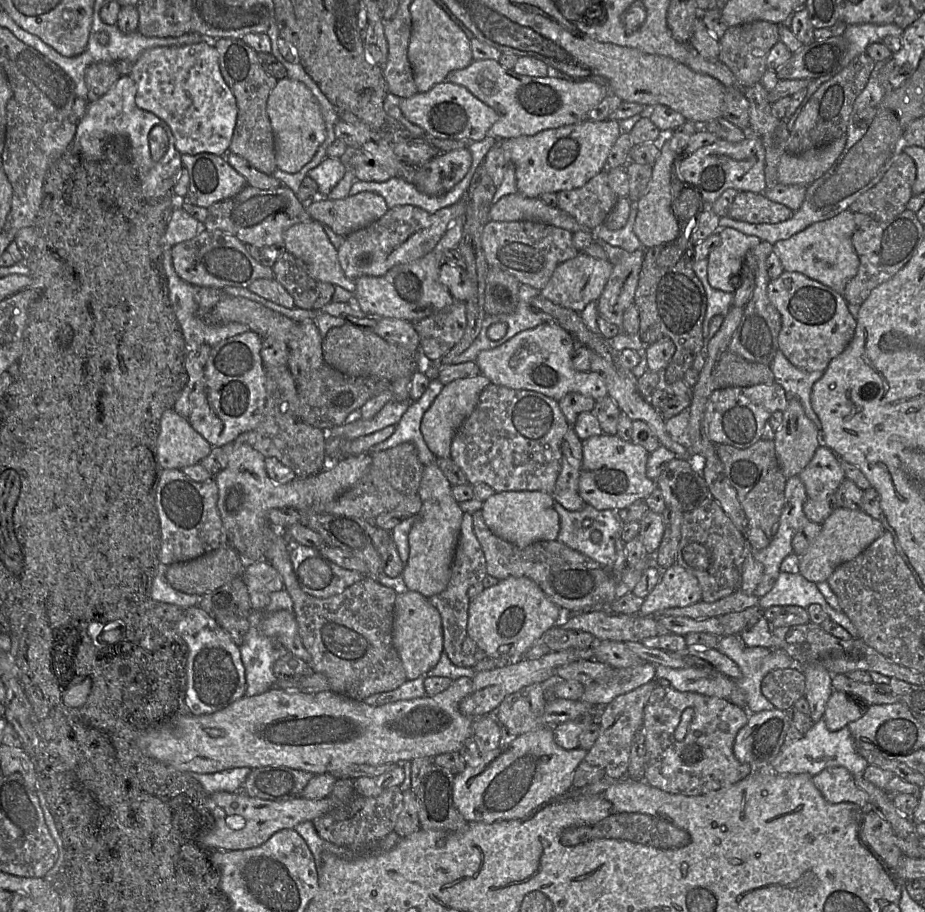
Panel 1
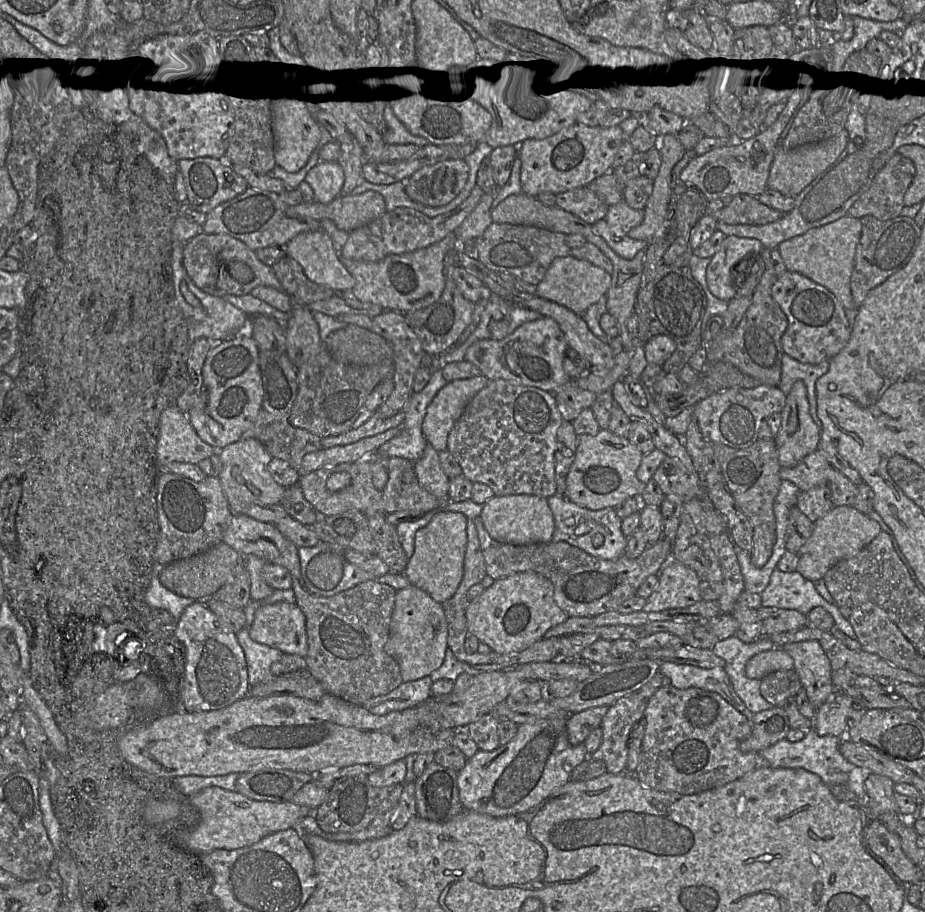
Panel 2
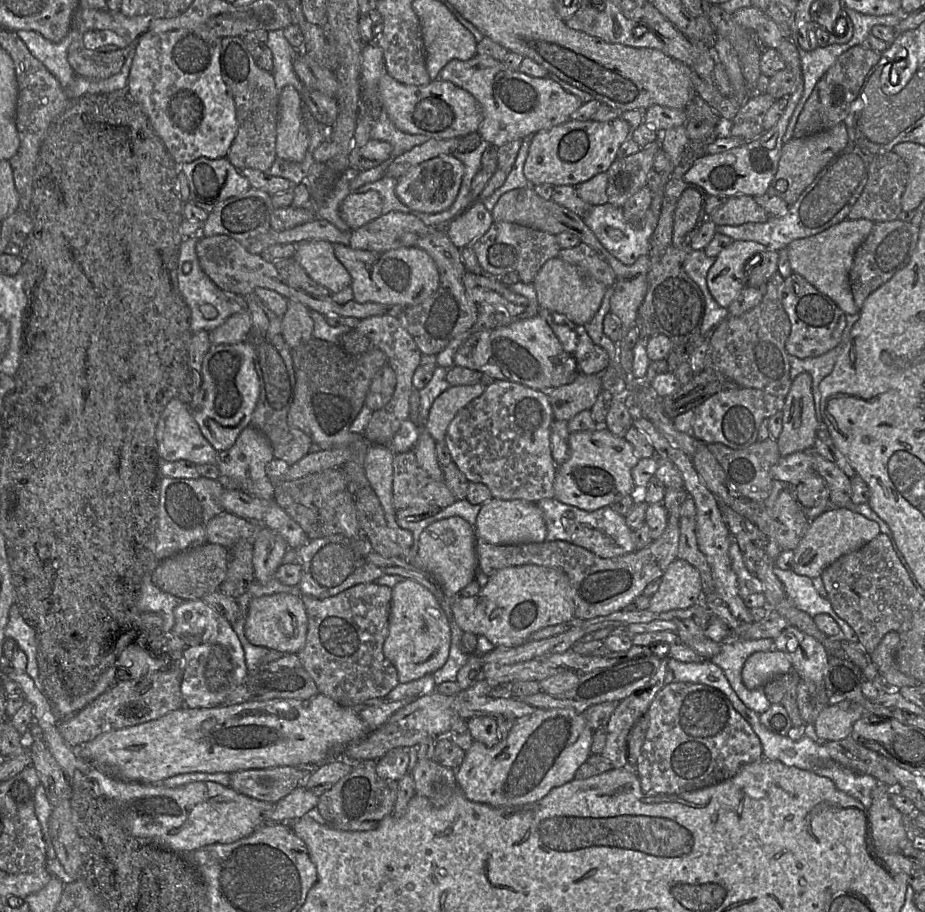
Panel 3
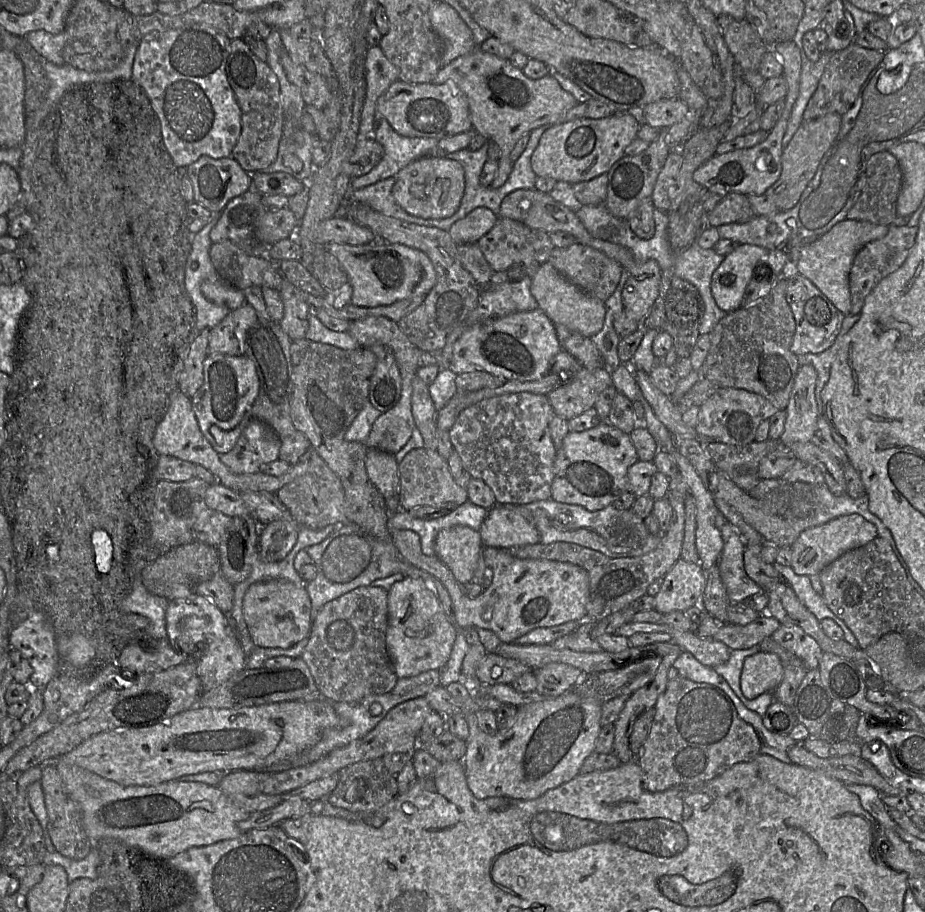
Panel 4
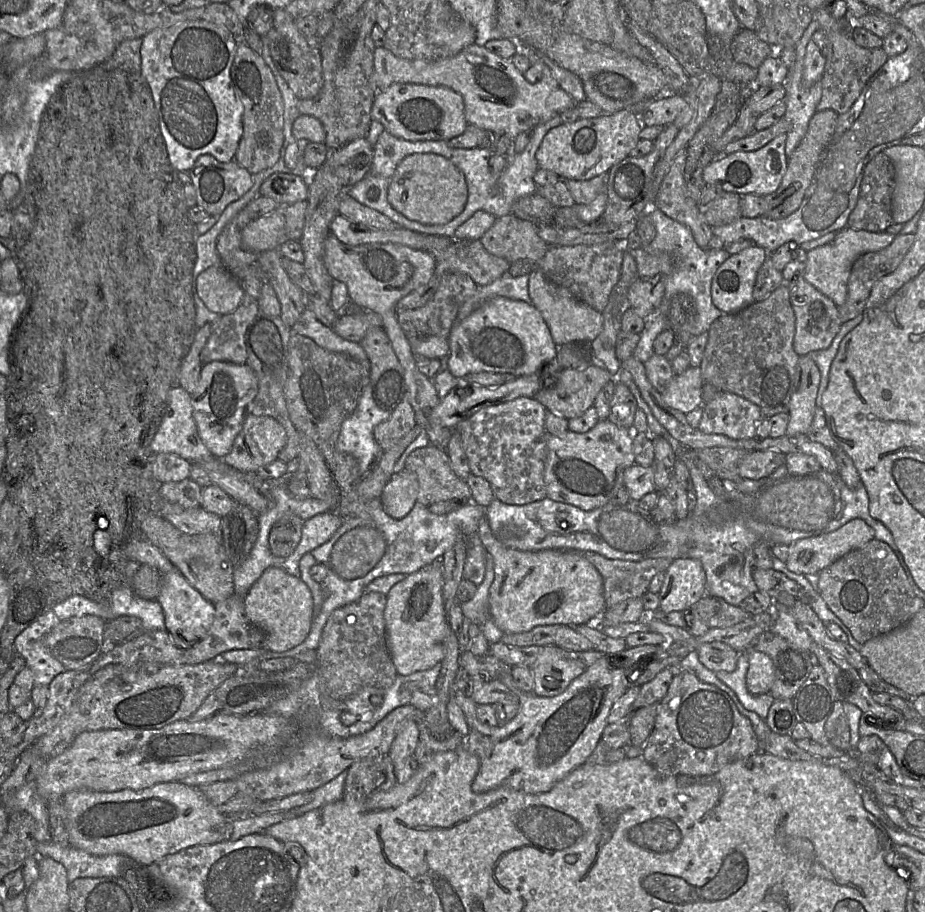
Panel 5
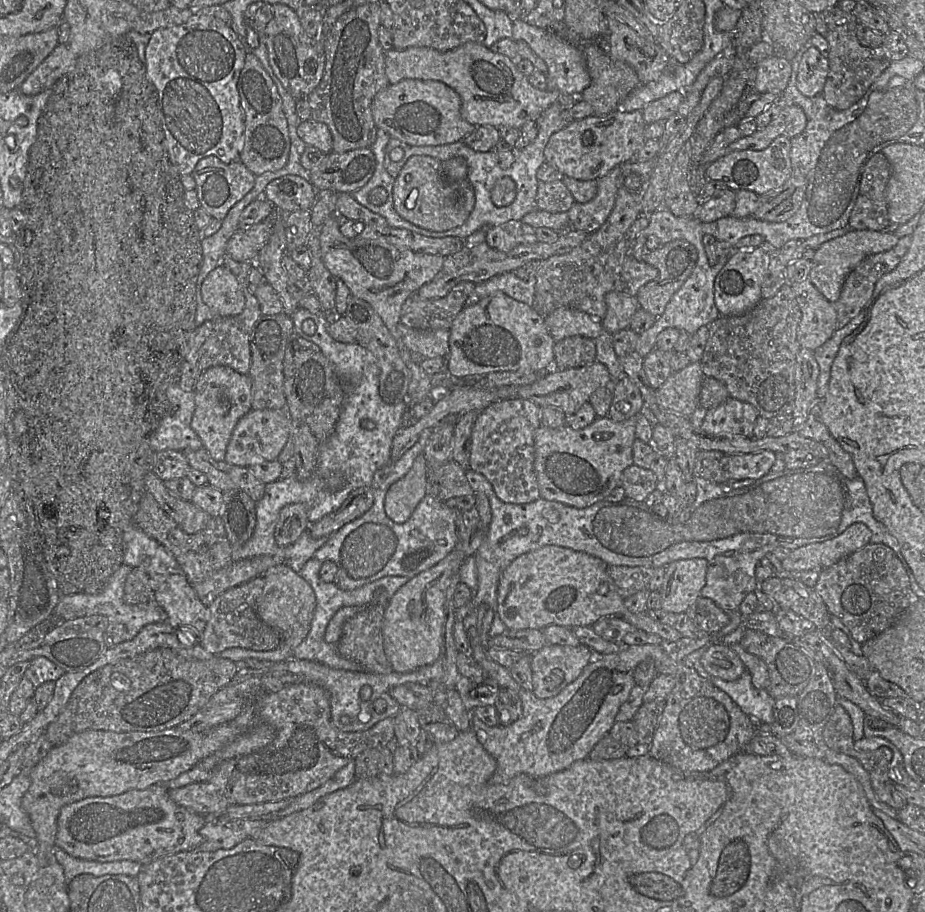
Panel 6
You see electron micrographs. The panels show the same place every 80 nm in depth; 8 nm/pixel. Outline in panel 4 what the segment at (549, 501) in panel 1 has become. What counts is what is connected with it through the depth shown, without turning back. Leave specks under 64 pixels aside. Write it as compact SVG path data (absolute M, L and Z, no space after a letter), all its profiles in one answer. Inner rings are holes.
M495 504L487 509L479 533L483 547L510 549L540 543L536 527L518 512L518 505Z

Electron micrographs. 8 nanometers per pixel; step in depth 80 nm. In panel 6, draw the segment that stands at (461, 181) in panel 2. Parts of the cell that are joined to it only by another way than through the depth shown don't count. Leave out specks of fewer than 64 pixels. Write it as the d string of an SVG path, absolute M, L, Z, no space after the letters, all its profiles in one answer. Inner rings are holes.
M430 156L410 157L395 178L392 191L393 206L400 217L434 232L462 225L475 203L473 187L468 180L450 183L442 173L441 162Z

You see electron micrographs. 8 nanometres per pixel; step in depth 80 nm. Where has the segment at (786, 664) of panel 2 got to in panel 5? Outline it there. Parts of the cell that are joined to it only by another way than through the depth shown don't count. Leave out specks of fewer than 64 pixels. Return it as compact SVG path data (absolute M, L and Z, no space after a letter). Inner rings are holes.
M746 650L748 653L748 669L746 687L752 695L770 692L775 681L775 666L772 659L763 652Z

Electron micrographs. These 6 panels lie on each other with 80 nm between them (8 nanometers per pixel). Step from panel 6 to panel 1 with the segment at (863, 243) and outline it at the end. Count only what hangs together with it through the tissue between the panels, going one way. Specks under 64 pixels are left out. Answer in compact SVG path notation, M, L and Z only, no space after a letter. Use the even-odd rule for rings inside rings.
M845 210L830 219L808 226L787 240L776 242L773 251L785 271L801 273L843 296L847 283L855 276L859 267L859 258L852 244L854 231L854 213Z

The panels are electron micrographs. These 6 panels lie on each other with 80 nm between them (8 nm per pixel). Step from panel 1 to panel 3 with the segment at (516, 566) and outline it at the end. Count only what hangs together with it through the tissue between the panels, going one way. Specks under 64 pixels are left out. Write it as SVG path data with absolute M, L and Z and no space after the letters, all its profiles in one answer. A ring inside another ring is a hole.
M669 516L663 534L646 548L612 558L601 558L589 550L567 541L550 541L517 545L490 544L482 538L476 540L478 570L492 576L500 569L534 564L562 570L573 591L574 618L582 620L607 616L624 608L643 594L646 586L661 579L669 565L677 558L680 538L680 519Z

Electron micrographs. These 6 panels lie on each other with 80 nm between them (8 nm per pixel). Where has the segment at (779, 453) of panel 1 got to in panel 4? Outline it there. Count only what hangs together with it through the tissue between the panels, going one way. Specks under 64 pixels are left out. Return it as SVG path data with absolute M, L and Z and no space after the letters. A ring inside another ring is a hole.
M812 365L799 366L789 403L785 409L784 431L779 438L783 446L812 440L818 421L816 382L817 372Z

